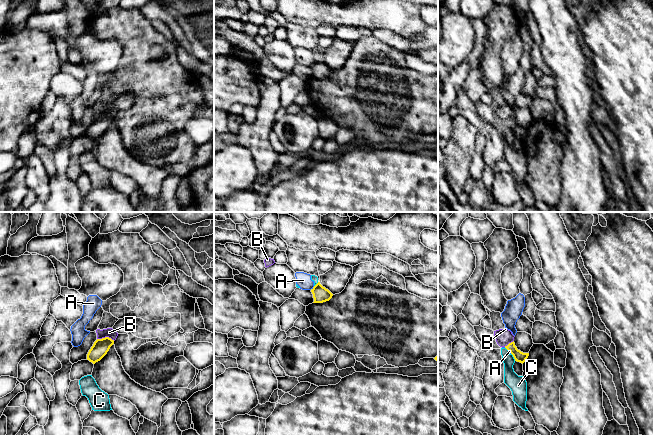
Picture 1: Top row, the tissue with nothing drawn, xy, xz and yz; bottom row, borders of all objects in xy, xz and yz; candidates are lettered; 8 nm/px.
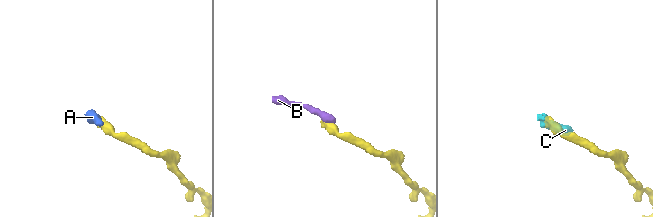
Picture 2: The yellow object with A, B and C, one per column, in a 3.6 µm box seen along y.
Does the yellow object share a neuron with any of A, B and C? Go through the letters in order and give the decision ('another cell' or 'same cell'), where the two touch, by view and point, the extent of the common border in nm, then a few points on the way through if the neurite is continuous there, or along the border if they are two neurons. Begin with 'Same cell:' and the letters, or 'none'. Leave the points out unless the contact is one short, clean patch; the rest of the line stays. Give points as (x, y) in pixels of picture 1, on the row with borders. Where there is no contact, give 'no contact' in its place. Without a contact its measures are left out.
Same cell: none
A: another cell; contact xz (313, 287); length 50 nm; border xz (314, 286), (310, 289)
B: another cell; contact xy (106, 337); length 140 nm; border xy (97, 338), (110, 337), (114, 340)
C: another cell; contact yz (513, 356); length 70 nm; border yz (511, 353), (515, 360)

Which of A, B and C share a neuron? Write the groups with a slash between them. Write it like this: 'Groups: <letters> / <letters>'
Groups: A C / B

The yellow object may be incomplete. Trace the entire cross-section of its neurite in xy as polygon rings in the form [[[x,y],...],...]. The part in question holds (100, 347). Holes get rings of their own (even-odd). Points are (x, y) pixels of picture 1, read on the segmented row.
[[[109,337],[97,339],[87,354],[87,360],[95,364],[100,361],[114,344],[114,340]]]

